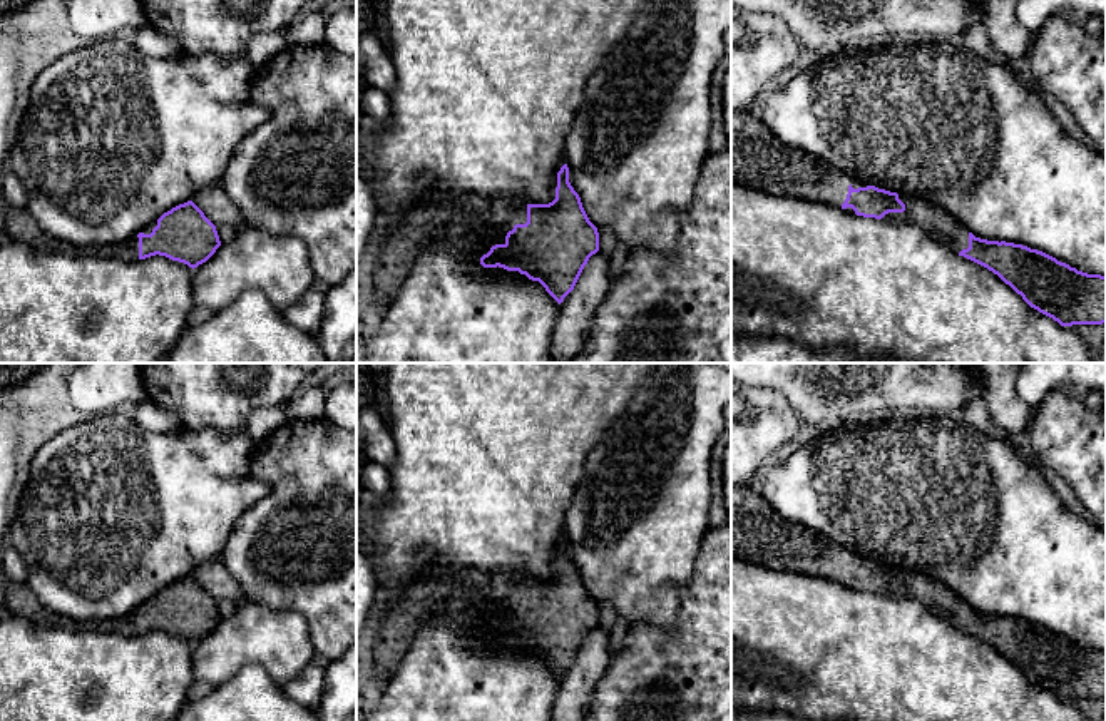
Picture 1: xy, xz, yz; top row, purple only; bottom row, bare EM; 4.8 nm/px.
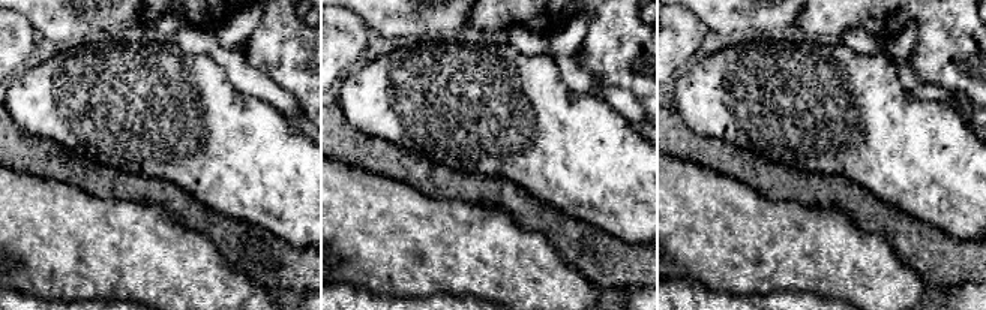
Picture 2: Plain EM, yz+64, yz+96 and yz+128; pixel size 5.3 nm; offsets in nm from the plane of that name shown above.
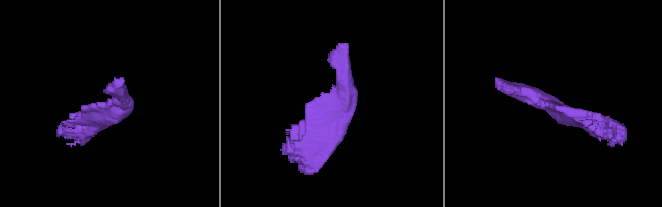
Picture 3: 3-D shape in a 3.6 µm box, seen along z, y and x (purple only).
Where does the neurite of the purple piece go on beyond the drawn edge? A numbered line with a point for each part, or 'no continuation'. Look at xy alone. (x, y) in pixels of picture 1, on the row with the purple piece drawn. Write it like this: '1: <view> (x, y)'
1: xy (128, 250)

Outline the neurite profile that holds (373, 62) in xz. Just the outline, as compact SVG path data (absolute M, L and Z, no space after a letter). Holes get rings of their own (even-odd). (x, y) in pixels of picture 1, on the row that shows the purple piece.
M375 33L356 40L356 69L371 87L385 94L392 92L397 80L395 69L388 49Z

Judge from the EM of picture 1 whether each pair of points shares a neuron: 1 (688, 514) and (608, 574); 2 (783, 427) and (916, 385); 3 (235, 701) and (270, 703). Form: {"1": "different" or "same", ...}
{"1": "same", "2": "different", "3": "same"}

